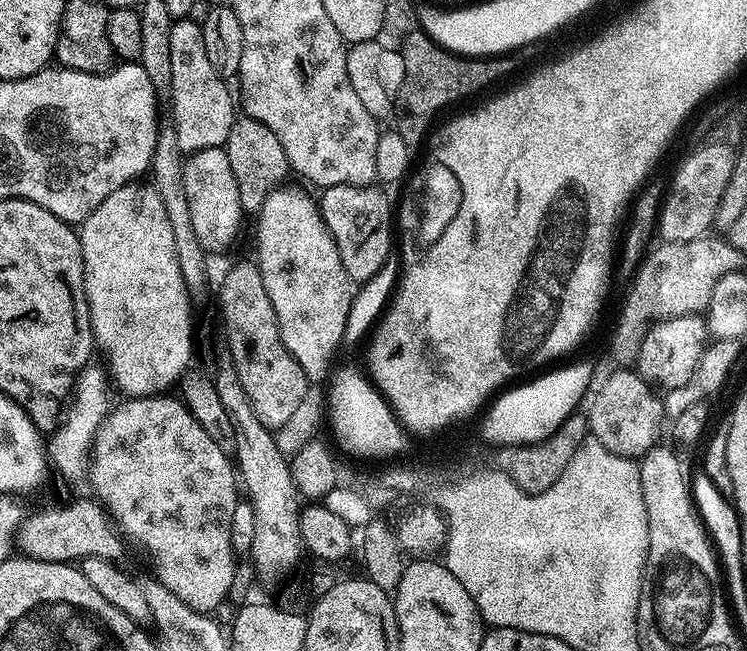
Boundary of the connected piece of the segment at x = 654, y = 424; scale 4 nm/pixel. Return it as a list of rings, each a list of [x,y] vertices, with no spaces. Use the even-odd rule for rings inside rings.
[[[616,370],[604,380],[592,405],[586,409],[588,431],[606,450],[620,456],[639,458],[657,443],[660,432],[660,400],[653,385],[647,384],[635,370]]]

